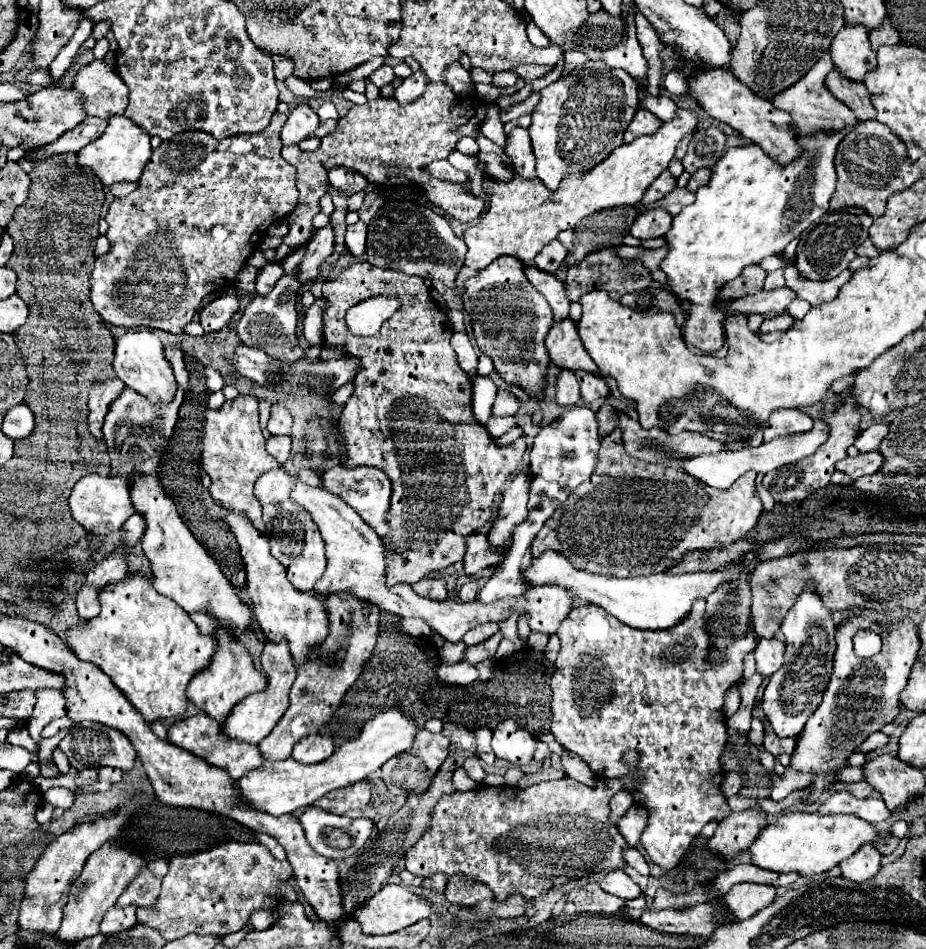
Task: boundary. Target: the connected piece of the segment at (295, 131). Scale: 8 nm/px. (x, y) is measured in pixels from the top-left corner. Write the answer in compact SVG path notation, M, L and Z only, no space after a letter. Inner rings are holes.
M292 103L286 125L282 127L282 141L288 143L300 143L302 139L306 139L312 131L316 131L320 119L318 115L312 111L312 107L308 103Z

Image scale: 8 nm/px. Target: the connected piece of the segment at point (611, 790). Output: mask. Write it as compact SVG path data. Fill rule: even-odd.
M630 773L620 779L602 779L596 787L588 787L570 777L562 777L556 781L530 785L526 789L500 785L442 795L434 807L430 829L404 857L406 869L422 877L432 877L434 873L466 873L486 883L494 891L496 901L504 901L512 893L522 893L528 899L538 899L550 887L560 887L562 883L584 877L590 871L606 873L612 869L622 869L626 865L622 849L628 847L628 843L620 835L618 827L608 821L608 803L618 789L632 787L632 783L638 783L640 779L642 777L638 777L638 773Z

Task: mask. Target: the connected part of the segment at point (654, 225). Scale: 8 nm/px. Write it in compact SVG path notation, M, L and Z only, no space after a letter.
M648 209L630 227L630 235L638 239L654 239L660 235L666 235L666 231L672 227L672 217L664 209Z

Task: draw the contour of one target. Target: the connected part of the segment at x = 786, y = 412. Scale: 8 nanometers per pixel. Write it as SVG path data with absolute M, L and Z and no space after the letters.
M780 409L774 411L764 429L764 441L772 441L782 435L804 433L812 429L812 417L800 409Z

